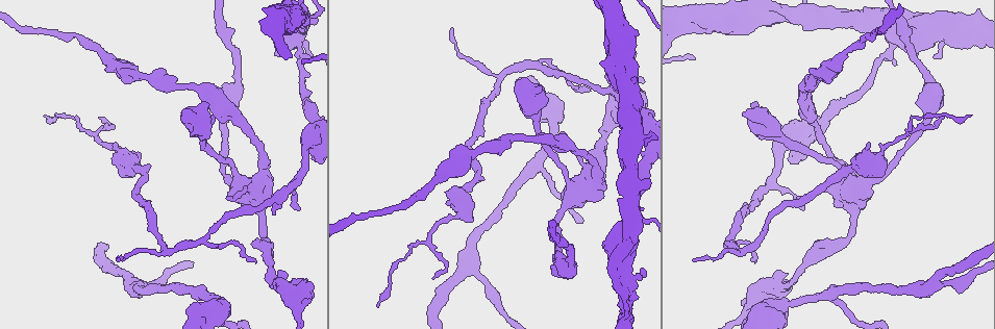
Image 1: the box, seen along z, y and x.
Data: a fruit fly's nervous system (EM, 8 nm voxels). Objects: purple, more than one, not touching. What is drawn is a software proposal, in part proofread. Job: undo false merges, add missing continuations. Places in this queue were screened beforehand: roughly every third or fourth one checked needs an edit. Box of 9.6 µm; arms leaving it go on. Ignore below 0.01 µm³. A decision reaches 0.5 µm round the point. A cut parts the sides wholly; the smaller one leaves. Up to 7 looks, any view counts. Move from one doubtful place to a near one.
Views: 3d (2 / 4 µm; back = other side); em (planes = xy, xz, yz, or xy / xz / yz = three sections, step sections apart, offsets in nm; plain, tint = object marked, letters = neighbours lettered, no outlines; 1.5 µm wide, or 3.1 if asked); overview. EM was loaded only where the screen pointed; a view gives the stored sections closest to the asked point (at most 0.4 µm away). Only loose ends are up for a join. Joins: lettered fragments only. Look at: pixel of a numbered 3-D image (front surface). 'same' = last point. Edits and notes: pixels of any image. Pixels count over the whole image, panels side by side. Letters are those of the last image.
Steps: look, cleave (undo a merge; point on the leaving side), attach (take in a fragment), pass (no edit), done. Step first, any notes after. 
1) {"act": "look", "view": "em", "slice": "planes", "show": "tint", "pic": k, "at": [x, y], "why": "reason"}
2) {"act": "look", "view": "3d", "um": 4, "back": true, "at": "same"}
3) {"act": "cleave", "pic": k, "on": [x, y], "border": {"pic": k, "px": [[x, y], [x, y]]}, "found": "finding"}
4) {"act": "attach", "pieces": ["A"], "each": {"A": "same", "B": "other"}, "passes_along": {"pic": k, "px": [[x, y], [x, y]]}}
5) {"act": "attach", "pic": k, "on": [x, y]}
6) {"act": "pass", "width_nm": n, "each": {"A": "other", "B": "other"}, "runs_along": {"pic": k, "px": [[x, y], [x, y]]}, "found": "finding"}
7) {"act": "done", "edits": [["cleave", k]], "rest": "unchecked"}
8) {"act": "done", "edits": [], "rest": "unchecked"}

{"act": "look", "view": "3d", "um": 4, "pic": 1, "at": [803, 269], "why": "thin neck"}

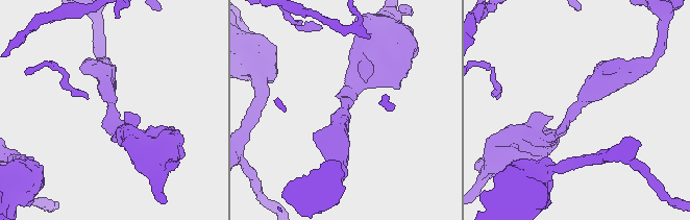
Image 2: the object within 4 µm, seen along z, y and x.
{"act": "look", "view": "em", "slice": "planes", "show": "plain", "pic": 2, "at": [575, 107], "arm_widths_nm": [220, 320]}

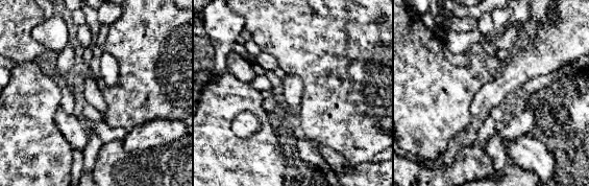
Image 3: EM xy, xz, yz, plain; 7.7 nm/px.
{"act": "look", "view": "em", "slice": "planes", "show": "letters", "at": "same", "why": "see the neighbours"}

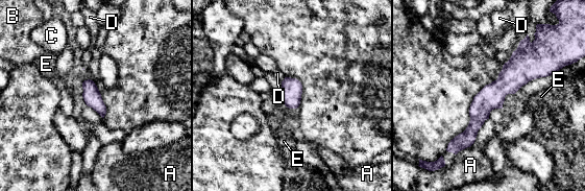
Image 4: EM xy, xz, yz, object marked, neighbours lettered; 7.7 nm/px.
{"act": "pass", "width_nm": 140, "each": {"A": "other", "B": "other", "C": "other", "D": "other", "E": "other"}, "found": "one neuron here"}

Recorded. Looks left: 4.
{"act": "look", "view": "3d", "um": 4, "pic": 1, "at": [692, 260], "why": "thin end"}

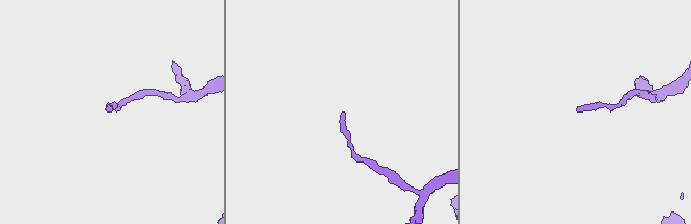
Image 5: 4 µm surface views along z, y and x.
{"act": "look", "view": "em", "slice": "planes", "show": "letters", "pic": 5, "at": [343, 112]}

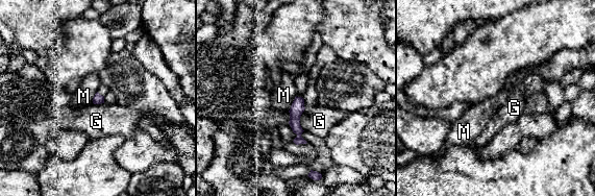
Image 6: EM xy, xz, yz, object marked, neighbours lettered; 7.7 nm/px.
{"act": "pass", "each": {"G": "other", "M": "other"}, "border": {"pic": 6, "px": [[296, 95], [289, 111]]}, "found": "no lettered fragment goes on from it"}

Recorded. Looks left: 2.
{"act": "done", "edits": [], "rest": "unchecked"}

